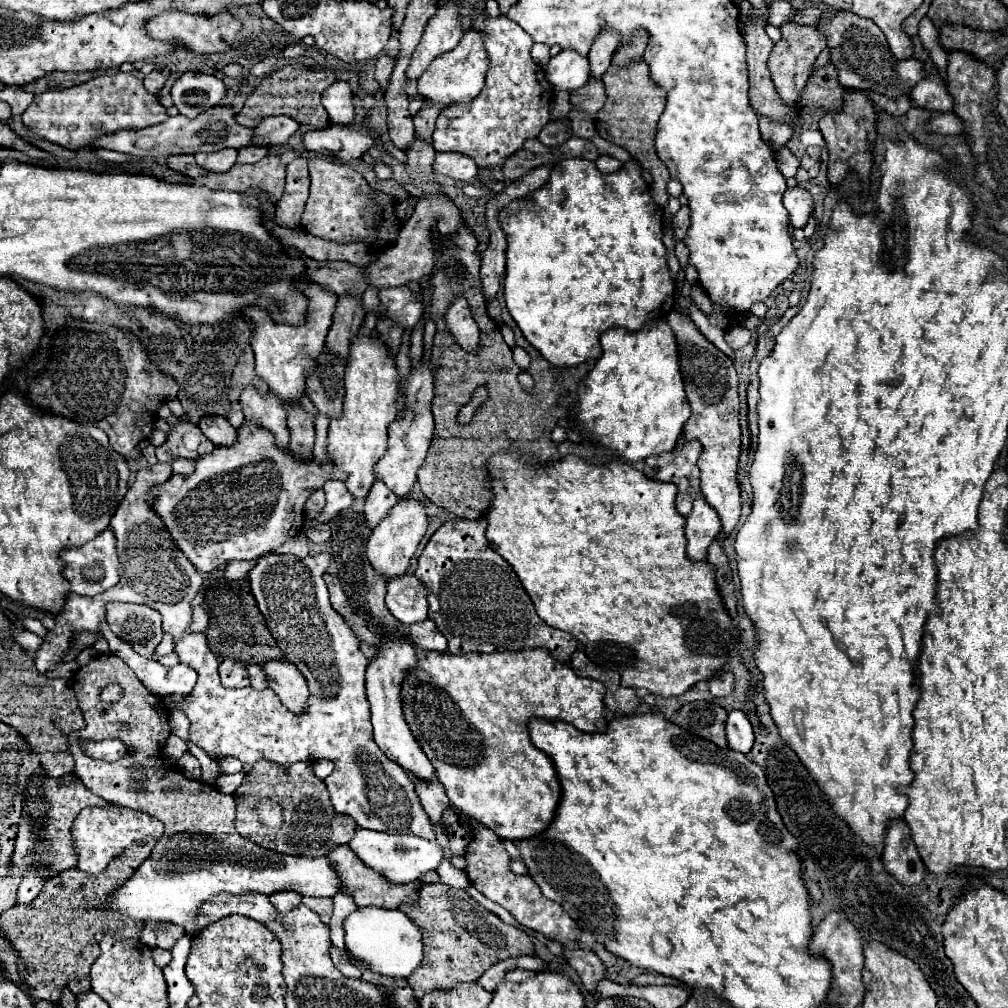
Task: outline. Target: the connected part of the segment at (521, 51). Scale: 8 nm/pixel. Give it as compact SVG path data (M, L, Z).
M482 12L472 24L476 30L486 32L486 50L490 56L486 84L474 100L466 104L450 104L440 112L432 144L436 152L460 152L474 158L478 168L494 168L496 180L502 180L500 164L504 158L522 148L524 140L536 138L548 124L554 90L548 84L542 66L530 56L534 40L516 22L508 16L488 18Z

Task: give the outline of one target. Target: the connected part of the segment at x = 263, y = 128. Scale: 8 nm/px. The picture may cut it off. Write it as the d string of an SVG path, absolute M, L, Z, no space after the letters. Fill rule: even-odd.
M270 116L256 126L258 146L282 146L286 140L300 128L300 124L292 116Z

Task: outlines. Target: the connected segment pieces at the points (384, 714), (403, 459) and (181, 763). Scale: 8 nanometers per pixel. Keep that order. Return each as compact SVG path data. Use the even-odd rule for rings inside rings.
M390 640L390 642L382 642L380 648L382 648L382 654L378 658L374 658L366 670L366 694L368 694L368 702L372 708L374 740L380 746L380 750L390 760L400 764L406 772L410 772L416 778L430 780L430 778L434 778L432 762L422 752L422 748L416 742L410 726L406 724L404 712L402 712L402 682L406 680L408 670L412 670L416 664L416 646L412 642Z
M418 364L414 372L410 372L410 378L406 382L404 394L406 394L406 406L408 414L400 420L394 420L390 426L390 440L388 440L388 452L384 458L376 464L376 476L378 480L384 480L384 484L398 496L406 498L410 496L416 480L418 480L418 470L424 464L424 456L428 452L430 440L434 436L434 418L430 412L430 404L434 398L434 378L432 378L432 364Z
M186 752L186 754L178 760L178 768L180 768L180 772L182 772L184 776L188 776L190 780L200 780L200 776L202 776L200 762L198 762L190 752Z

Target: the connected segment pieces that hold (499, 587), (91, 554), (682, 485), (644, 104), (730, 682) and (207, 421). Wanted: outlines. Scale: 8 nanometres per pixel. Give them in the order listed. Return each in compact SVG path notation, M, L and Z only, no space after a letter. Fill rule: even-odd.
M484 518L444 522L418 558L414 574L426 588L428 618L446 636L448 652L462 656L468 652L504 652L508 648L546 648L558 662L568 664L578 642L568 632L548 626L536 614L514 568L486 540L486 528Z
M106 528L102 534L98 534L90 544L84 544L82 548L66 548L60 556L66 562L66 578L70 582L70 590L82 596L96 596L112 586L118 584L118 554L116 554L116 536L110 528Z
M678 438L676 448L672 452L650 456L644 464L644 474L652 480L672 482L678 486L676 508L682 516L688 516L692 510L692 502L700 496L700 472L696 460L702 452L702 444L698 440Z
M644 60L632 64L630 68L610 66L608 72L604 74L602 82L604 82L608 100L596 116L596 128L598 128L600 136L610 140L610 142L620 144L622 148L626 148L644 166L644 170L652 174L652 178L654 178L652 186L650 186L652 198L654 198L656 204L666 206L666 202L668 202L666 184L670 180L670 174L668 174L668 168L664 166L664 162L660 162L656 150L654 150L656 122L658 122L658 118L660 118L660 114L664 112L664 106L666 106L664 90L656 88L656 84L652 84L652 80L648 76L648 66L644 64Z
M724 670L724 672L720 672L720 676L716 676L716 680L710 680L708 686L710 686L712 696L726 698L734 692L734 676L732 676L732 672Z
M208 416L200 420L200 430L206 434L206 438L214 446L232 446L236 444L238 432L232 428L232 424L224 416Z

